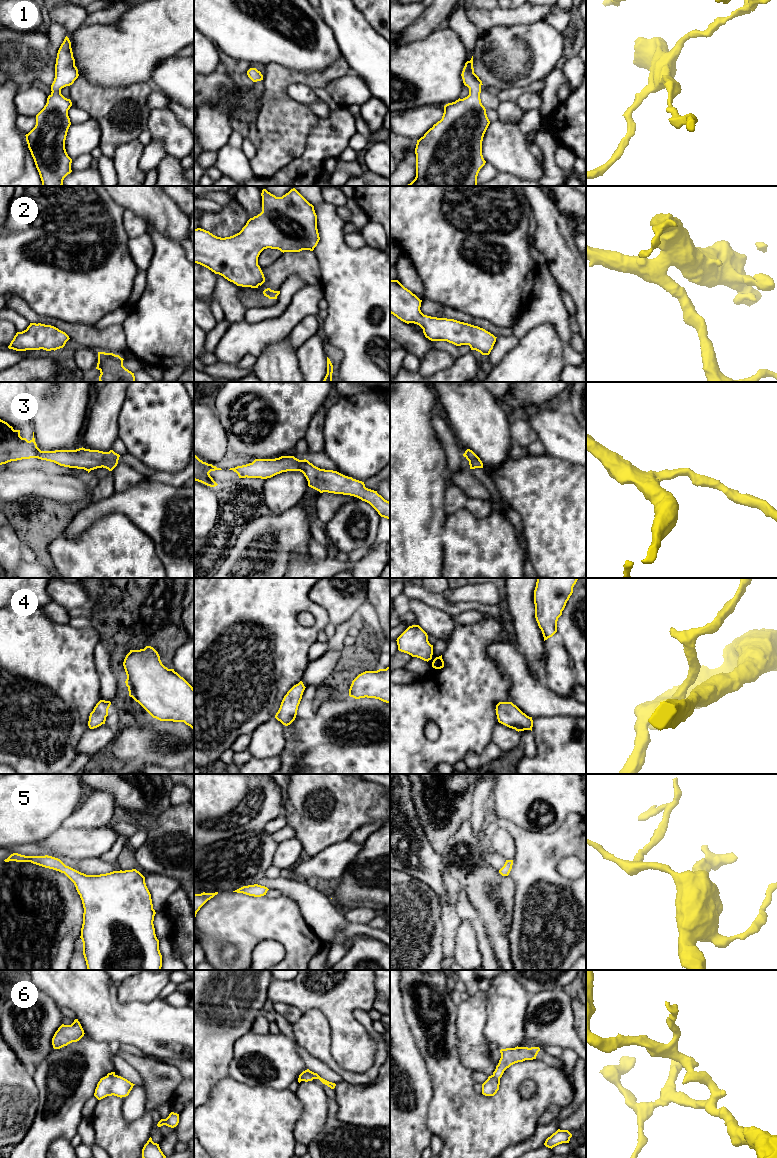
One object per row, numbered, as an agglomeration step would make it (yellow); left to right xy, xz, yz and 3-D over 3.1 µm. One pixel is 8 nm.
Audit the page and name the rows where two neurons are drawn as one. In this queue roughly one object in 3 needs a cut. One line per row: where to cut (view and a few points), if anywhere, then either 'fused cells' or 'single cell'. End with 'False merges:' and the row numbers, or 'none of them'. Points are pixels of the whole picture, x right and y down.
1: no cut; single cell
2: no cut; single cell
3: no cut; single cell
4: no cut; single cell
5: no cut; single cell
6: cut in xz along (312, 1077), (304, 1074), (299, 1078); fused cells
False merges: 6

